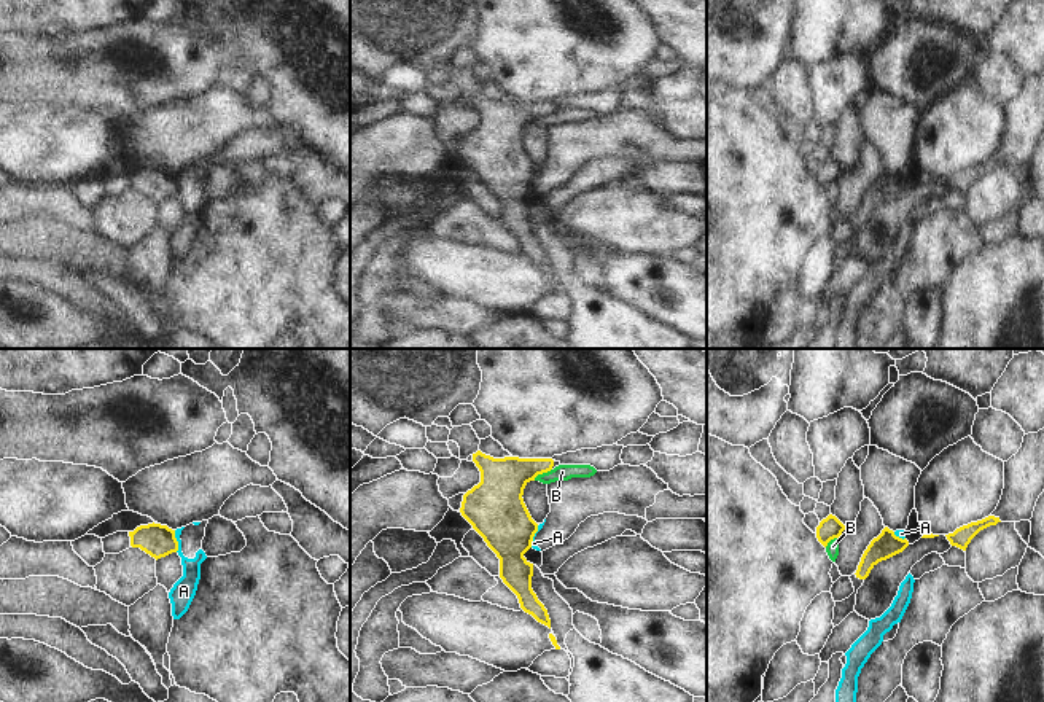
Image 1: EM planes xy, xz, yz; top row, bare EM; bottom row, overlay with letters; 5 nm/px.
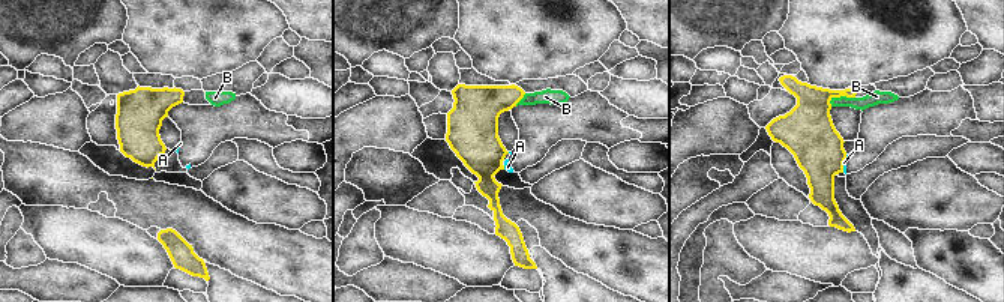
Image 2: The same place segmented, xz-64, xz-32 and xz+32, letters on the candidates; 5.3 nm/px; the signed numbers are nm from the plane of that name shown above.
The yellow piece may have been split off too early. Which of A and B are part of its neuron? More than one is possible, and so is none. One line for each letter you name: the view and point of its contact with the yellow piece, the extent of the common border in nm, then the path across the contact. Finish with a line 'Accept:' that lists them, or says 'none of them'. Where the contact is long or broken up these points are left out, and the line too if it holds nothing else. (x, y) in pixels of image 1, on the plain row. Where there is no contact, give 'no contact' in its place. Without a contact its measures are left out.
Accept: none of them

